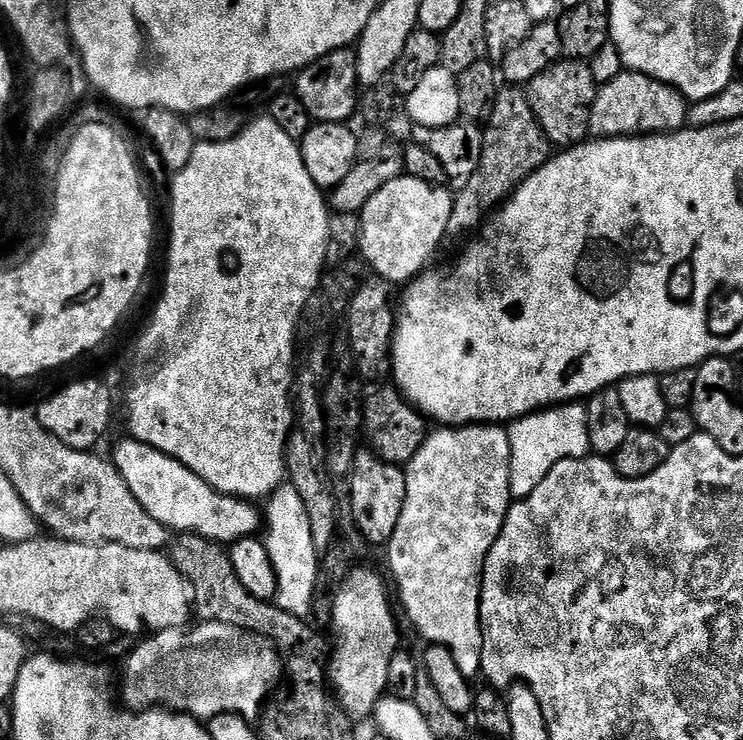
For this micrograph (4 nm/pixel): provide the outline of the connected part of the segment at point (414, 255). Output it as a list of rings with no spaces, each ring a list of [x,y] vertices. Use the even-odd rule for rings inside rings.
[[[407,174],[386,182],[358,214],[358,252],[365,265],[371,271],[373,268],[379,279],[387,280],[393,286],[404,286],[415,280],[429,267],[428,259],[439,250],[444,236],[449,235],[453,199],[453,193],[447,187],[427,184]]]

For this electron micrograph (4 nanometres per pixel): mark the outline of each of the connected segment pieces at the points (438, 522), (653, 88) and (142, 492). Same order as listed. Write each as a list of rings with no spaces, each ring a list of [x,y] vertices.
[[[470,424],[429,431],[418,454],[404,468],[406,506],[402,506],[394,538],[386,545],[388,568],[396,579],[400,604],[409,622],[427,643],[450,650],[469,680],[481,673],[480,583],[484,563],[514,500],[508,494],[452,496],[452,491],[472,492],[479,480],[507,486],[511,461],[507,427]]]
[[[625,70],[610,82],[597,87],[588,130],[593,137],[605,140],[612,140],[615,136],[654,136],[679,132],[688,124],[689,107],[689,101],[677,88],[663,84],[653,76]]]
[[[125,438],[117,446],[116,453],[111,453],[110,459],[118,474],[122,474],[126,486],[130,486],[134,498],[142,502],[142,510],[146,510],[154,522],[173,533],[195,534],[213,540],[215,544],[231,546],[237,540],[247,540],[261,531],[262,512],[256,509],[259,507],[255,503],[214,490],[214,486],[198,478],[194,470],[162,454],[154,446]]]

